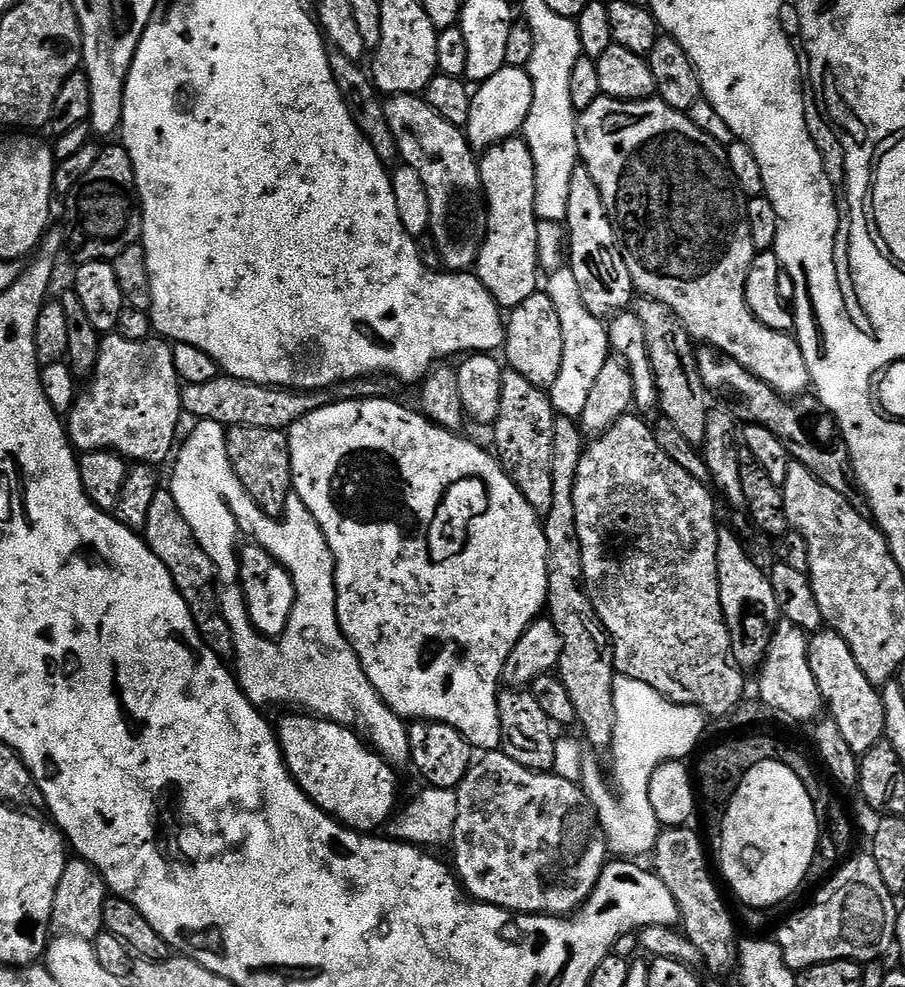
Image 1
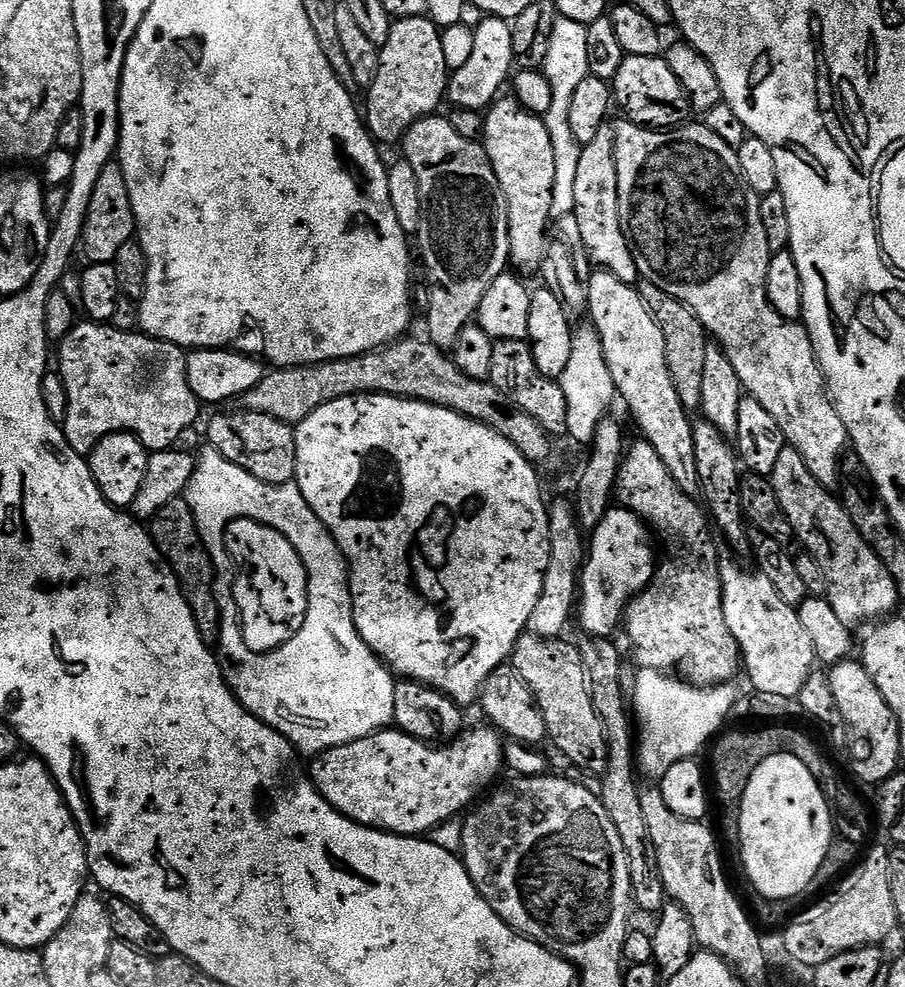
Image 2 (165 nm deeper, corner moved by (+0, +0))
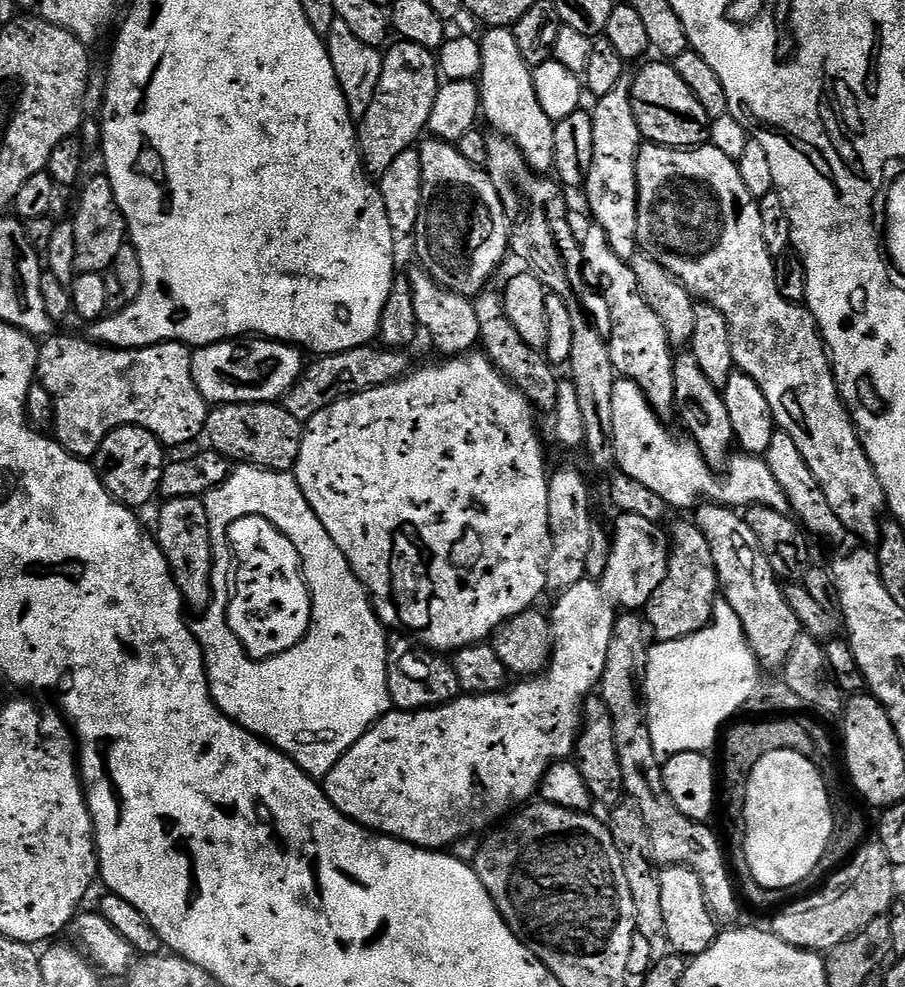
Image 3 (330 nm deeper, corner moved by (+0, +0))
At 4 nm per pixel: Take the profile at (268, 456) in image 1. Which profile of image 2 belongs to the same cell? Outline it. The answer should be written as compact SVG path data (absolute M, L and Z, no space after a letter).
M243 410L220 412L206 428L206 440L234 466L242 466L246 474L254 474L258 482L291 484L296 478L296 433L293 425L278 422L270 414L254 414Z

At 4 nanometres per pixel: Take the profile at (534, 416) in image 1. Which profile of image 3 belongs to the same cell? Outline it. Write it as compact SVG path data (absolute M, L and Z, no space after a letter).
M485 290L472 300L474 314L478 314L480 344L486 349L486 355L495 368L508 379L512 387L519 388L533 408L541 413L551 413L559 402L561 377L556 376L557 369L549 364L547 355L541 349L530 346L530 342L522 339L514 322L510 322L510 318L504 313L503 295L499 291L492 291Z

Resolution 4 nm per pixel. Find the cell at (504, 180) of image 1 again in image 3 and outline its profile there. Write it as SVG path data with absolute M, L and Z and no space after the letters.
M489 27L480 40L480 74L478 77L482 116L493 124L501 136L508 136L522 150L526 162L534 171L548 174L556 162L554 146L555 123L539 105L532 81L533 69L529 68L518 50L511 27Z

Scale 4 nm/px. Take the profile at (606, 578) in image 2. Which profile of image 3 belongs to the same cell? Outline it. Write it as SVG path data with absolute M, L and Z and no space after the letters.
M620 512L617 517L610 566L602 583L587 578L579 580L570 590L559 593L560 601L550 611L554 647L543 674L521 679L516 682L520 684L513 683L503 692L462 694L449 704L421 708L419 712L387 712L354 746L344 751L334 770L322 777L324 793L343 816L349 816L369 832L392 836L416 848L444 850L449 847L447 844L456 844L471 832L491 829L517 806L527 805L537 795L548 767L569 759L576 751L584 702L597 691L606 670L618 610L647 609L654 590L666 578L669 533L638 514Z

